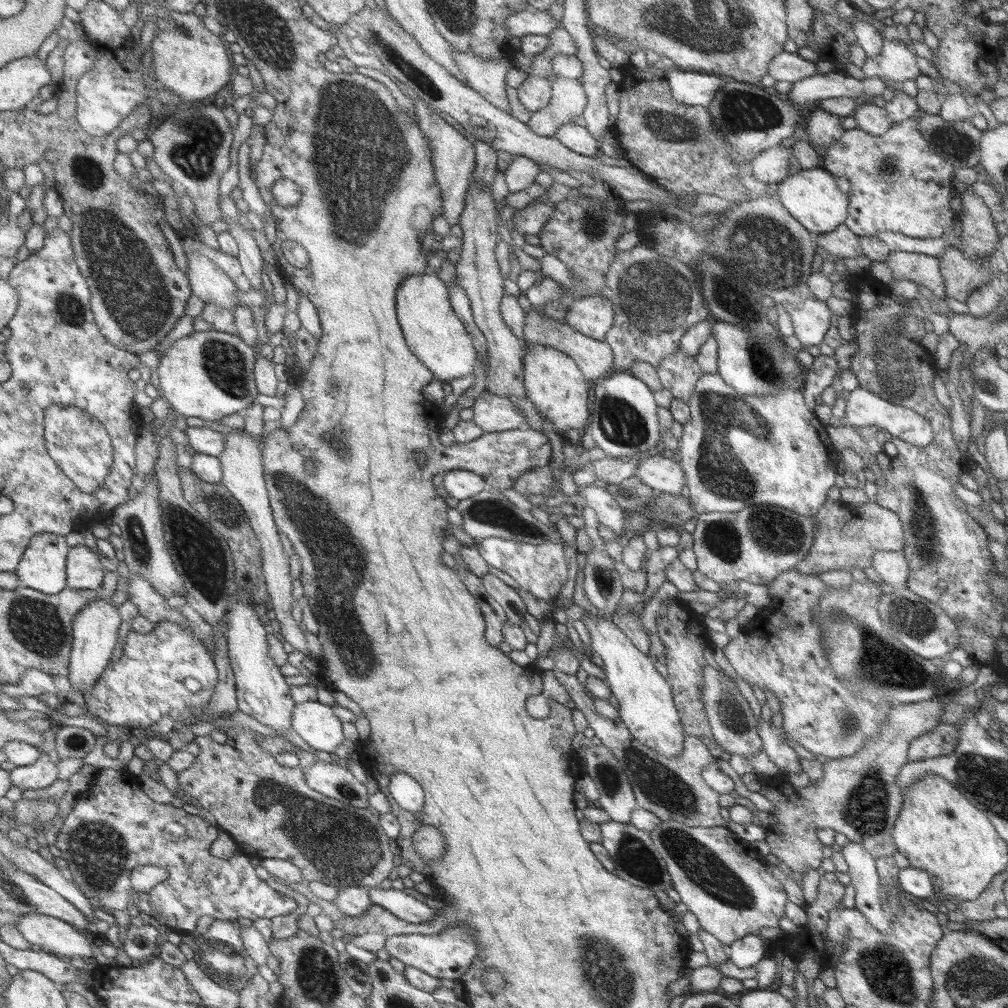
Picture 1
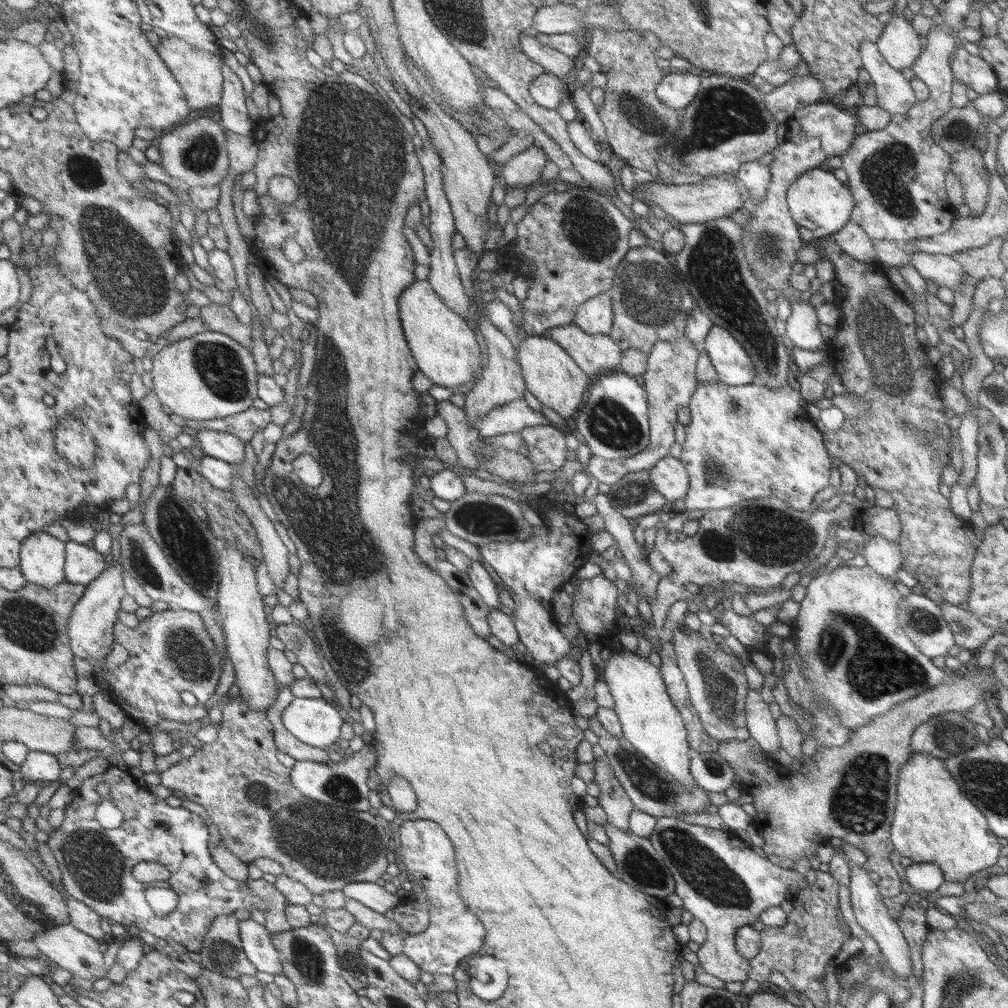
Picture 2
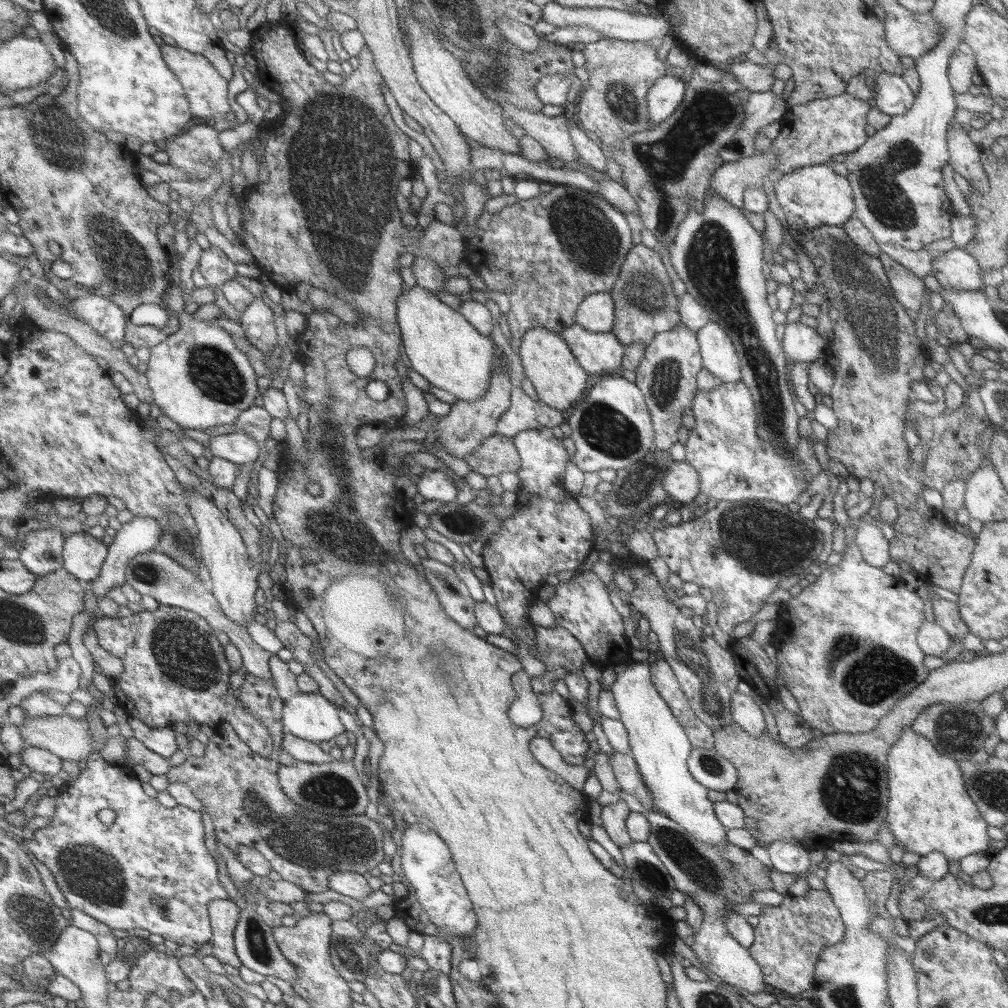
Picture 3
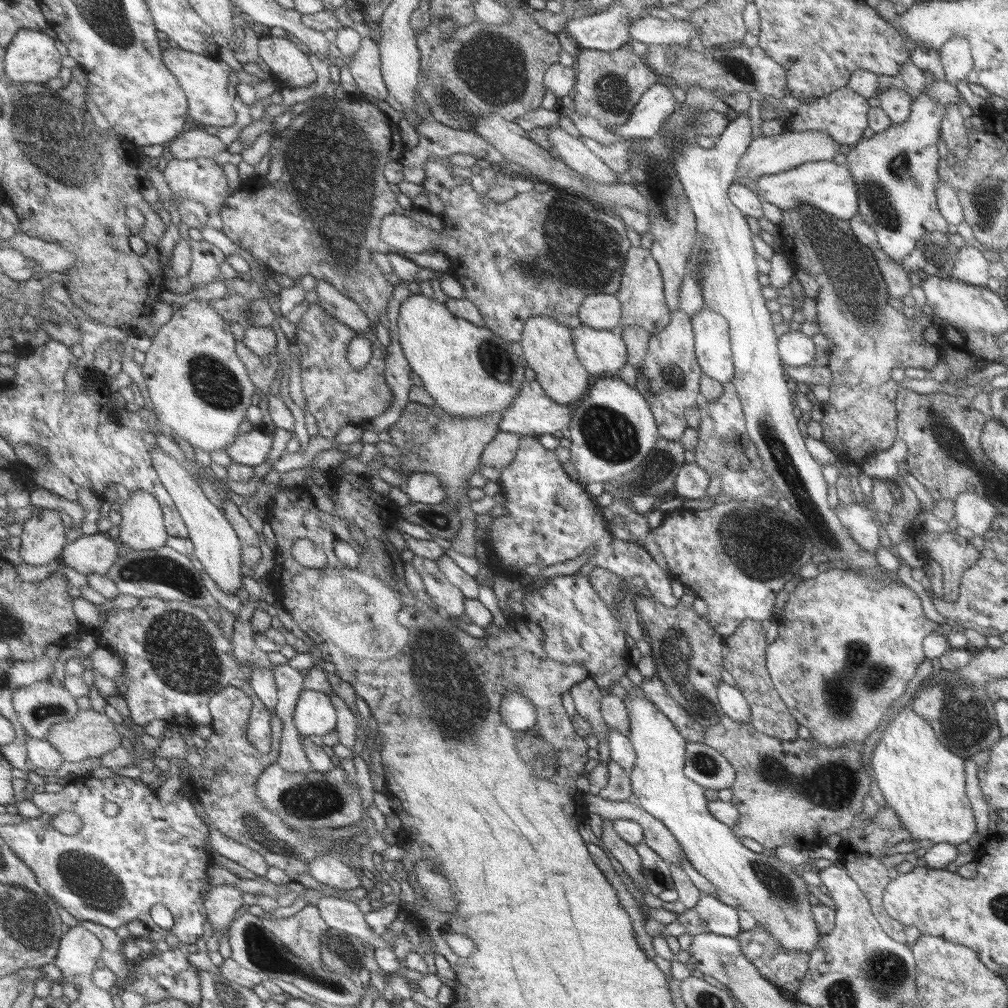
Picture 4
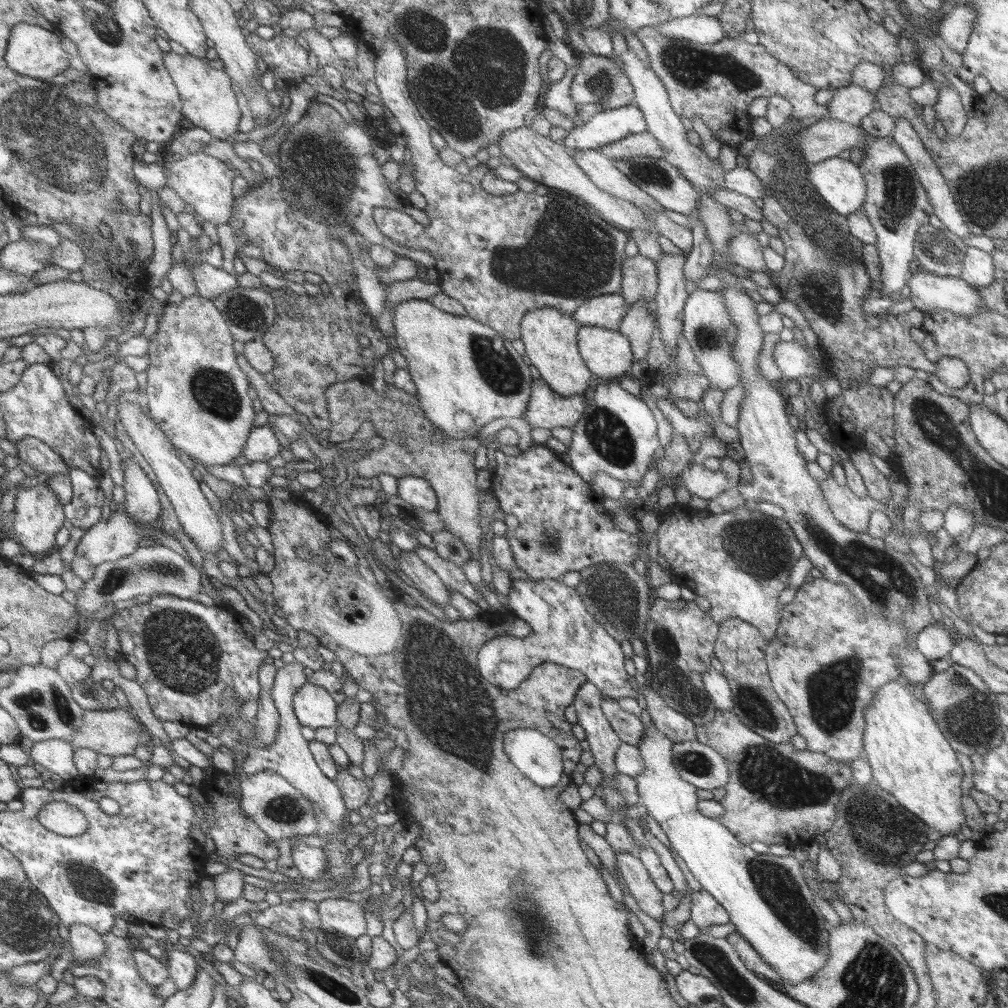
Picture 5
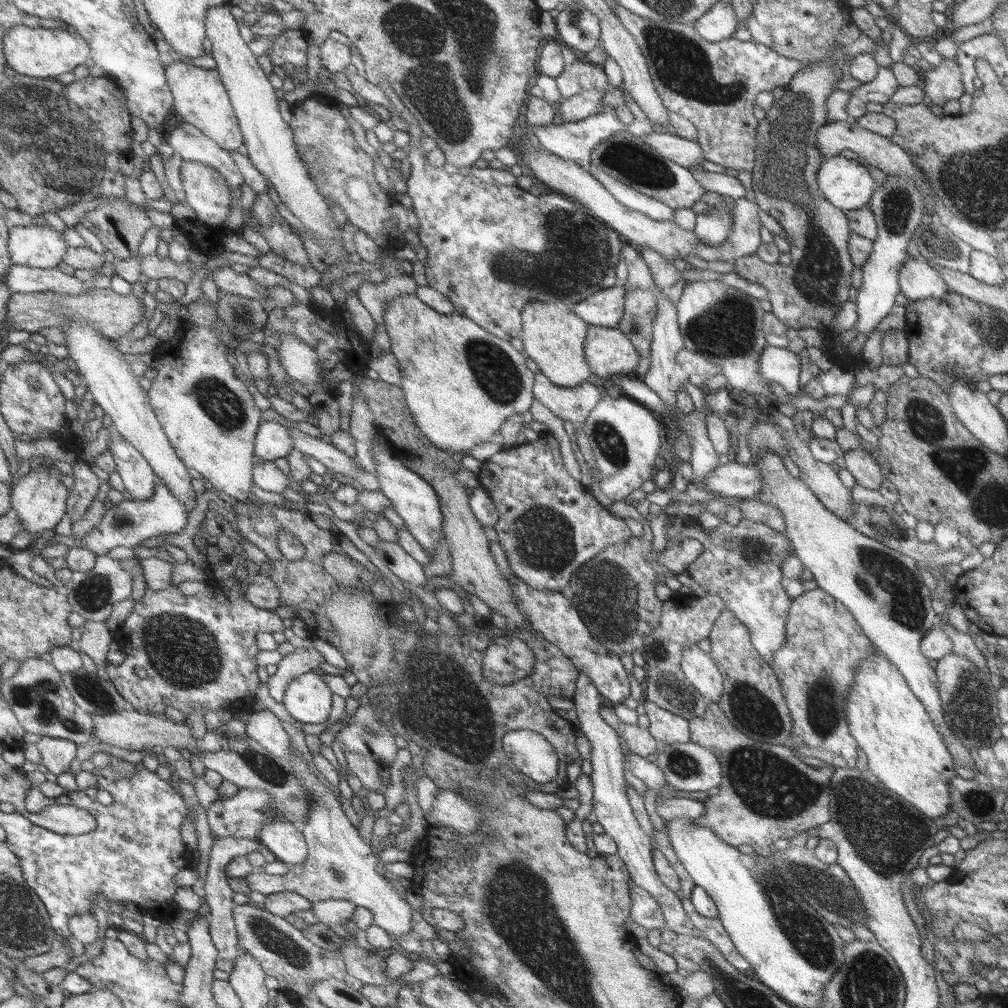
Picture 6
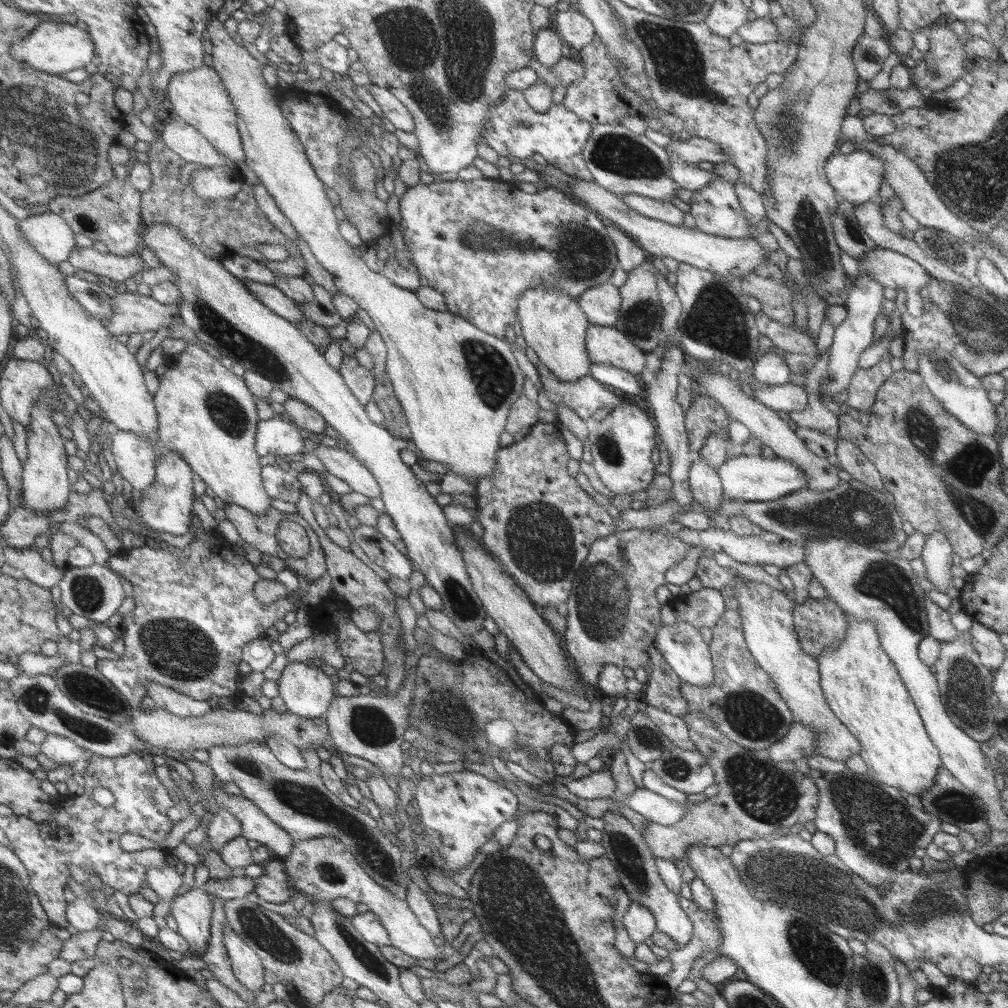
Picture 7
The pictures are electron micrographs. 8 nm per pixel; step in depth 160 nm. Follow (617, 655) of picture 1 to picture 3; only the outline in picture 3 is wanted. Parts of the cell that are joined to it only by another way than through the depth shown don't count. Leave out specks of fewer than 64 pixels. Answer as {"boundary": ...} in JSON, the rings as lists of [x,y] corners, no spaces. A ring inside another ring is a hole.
{"boundary":[[[633,662],[633,666],[624,667],[608,691],[615,703],[617,720],[624,726],[628,738],[628,752],[635,761],[653,808],[682,826],[700,843],[722,851],[726,840],[725,828],[717,820],[712,802],[707,799],[707,789],[690,775],[686,765],[691,743],[652,685],[647,662]]]}

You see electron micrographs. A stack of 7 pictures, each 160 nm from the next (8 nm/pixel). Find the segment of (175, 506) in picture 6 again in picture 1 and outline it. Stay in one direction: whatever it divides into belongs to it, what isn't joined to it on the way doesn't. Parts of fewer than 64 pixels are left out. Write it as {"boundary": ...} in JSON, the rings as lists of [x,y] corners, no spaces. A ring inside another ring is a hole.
{"boundary":[[[80,545],[69,551],[67,573],[68,588],[98,591],[103,586],[103,576],[108,574],[99,562],[99,555]]]}

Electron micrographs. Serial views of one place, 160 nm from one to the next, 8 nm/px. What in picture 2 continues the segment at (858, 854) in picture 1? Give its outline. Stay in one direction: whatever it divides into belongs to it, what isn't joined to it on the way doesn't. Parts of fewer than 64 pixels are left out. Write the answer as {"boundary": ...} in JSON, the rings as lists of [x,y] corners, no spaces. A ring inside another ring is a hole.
{"boundary":[[[850,863],[849,889],[851,901],[851,910],[855,917],[855,922],[869,935],[877,946],[879,947],[879,953],[885,961],[887,961],[888,967],[892,970],[892,973],[896,977],[903,977],[909,979],[911,958],[909,957],[909,948],[905,939],[903,939],[901,930],[897,923],[893,922],[891,916],[887,913],[886,908],[883,905],[882,897],[879,895],[876,884],[873,884],[869,880],[869,871],[866,868],[866,864],[860,866]]]}

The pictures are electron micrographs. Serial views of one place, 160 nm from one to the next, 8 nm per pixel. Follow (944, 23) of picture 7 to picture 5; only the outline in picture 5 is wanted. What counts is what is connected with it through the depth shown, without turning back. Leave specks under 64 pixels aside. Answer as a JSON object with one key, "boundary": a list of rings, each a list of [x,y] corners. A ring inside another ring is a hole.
{"boundary":[[[951,83],[949,85],[938,84],[938,95],[933,109],[934,118],[941,122],[948,138],[955,138],[963,130],[967,119],[966,112],[961,107],[957,91]]]}

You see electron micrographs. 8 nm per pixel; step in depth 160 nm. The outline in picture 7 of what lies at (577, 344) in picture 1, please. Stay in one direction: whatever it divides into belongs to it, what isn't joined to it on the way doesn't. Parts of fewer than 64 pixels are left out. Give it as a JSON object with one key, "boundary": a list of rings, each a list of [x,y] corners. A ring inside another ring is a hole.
{"boundary":[[[589,324],[589,358],[593,364],[613,366],[639,376],[645,371],[645,353],[615,327]]]}

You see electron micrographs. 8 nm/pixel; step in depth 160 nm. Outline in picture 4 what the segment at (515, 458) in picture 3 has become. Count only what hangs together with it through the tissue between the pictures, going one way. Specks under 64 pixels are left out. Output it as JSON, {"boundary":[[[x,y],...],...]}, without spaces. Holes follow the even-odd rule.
{"boundary":[[[500,431],[489,443],[481,458],[481,465],[497,471],[509,467],[515,461],[523,436]]]}

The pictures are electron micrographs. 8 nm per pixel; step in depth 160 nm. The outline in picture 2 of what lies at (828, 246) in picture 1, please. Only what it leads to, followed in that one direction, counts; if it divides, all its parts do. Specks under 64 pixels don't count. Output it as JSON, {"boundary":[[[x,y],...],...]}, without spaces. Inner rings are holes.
{"boundary":[[[850,220],[832,234],[833,242],[843,254],[863,263],[874,262],[871,239]]]}

